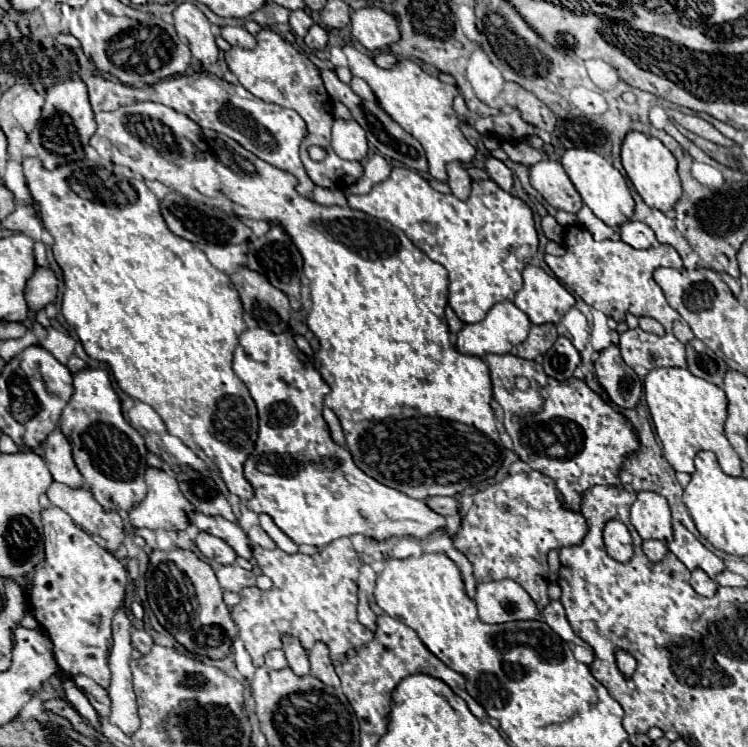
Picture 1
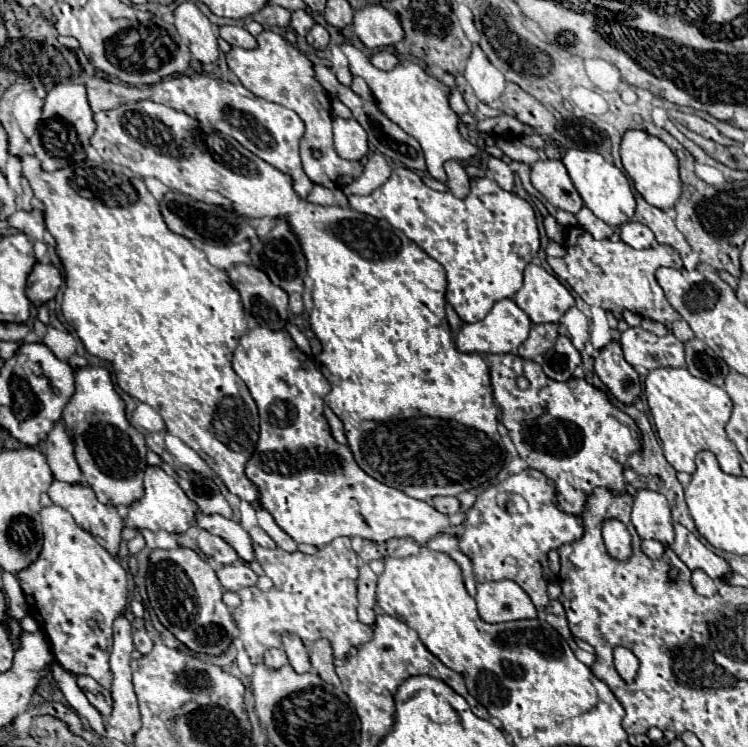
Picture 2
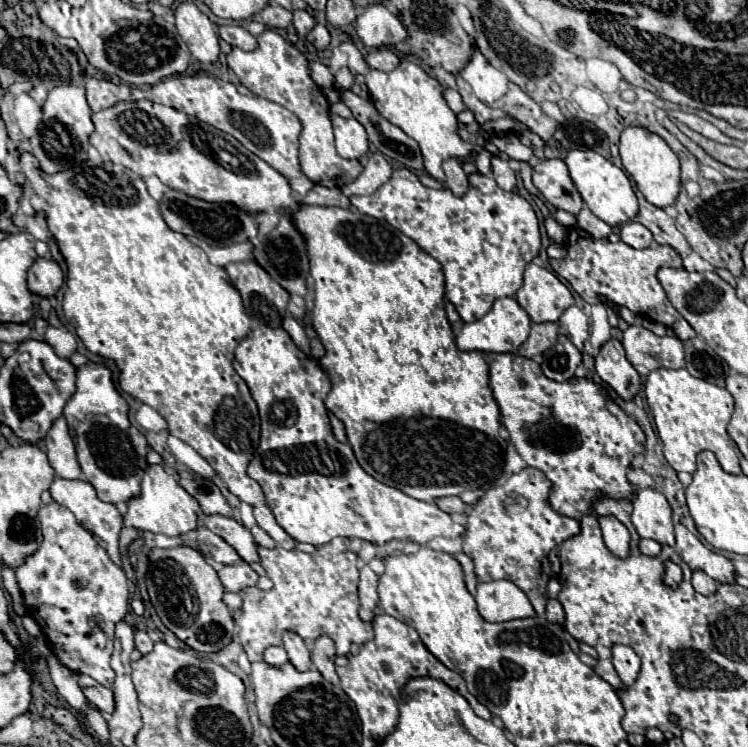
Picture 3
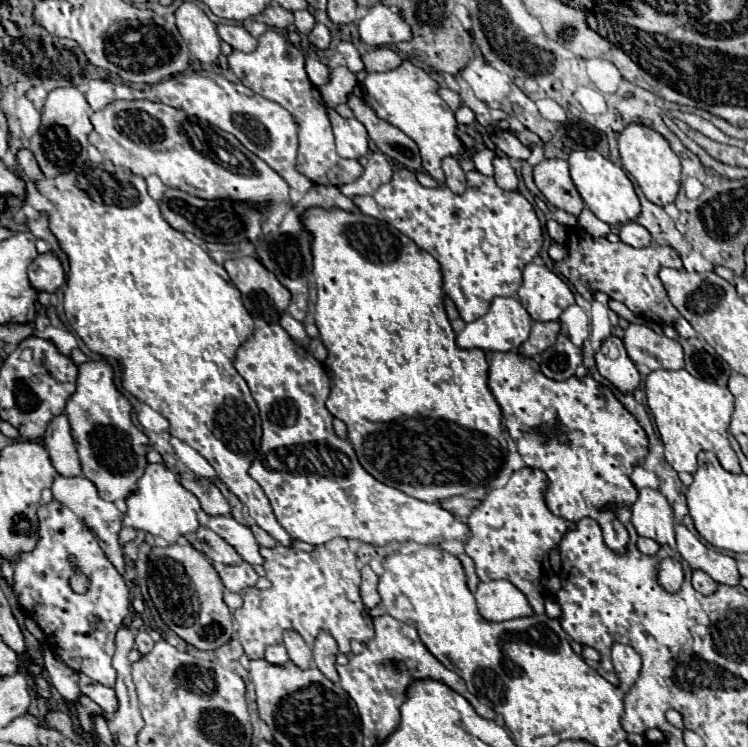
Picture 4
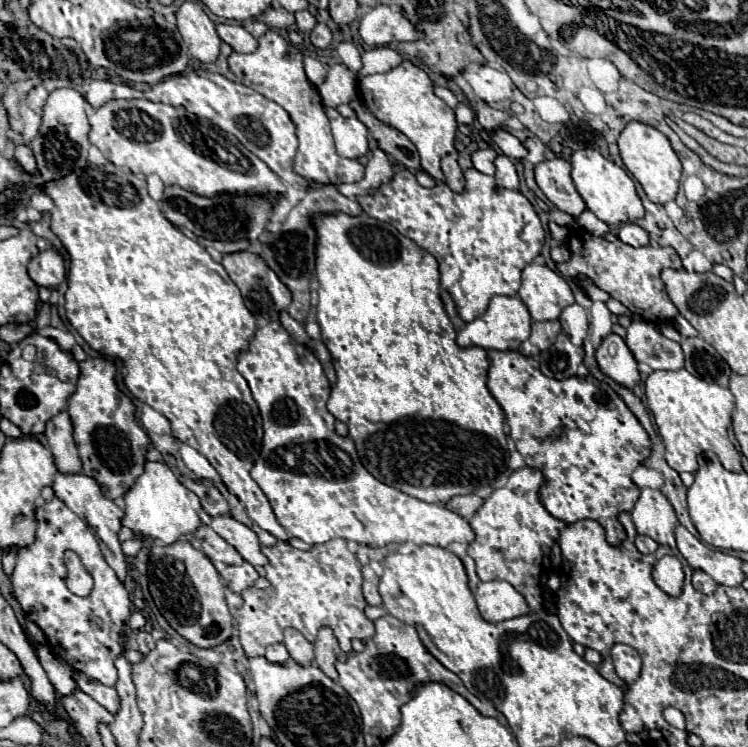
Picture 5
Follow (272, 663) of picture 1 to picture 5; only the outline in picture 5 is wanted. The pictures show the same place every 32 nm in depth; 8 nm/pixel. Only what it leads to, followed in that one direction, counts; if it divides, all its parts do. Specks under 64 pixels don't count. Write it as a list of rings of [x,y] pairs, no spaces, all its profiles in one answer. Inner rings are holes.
[[[272,644],[266,648],[266,660],[274,664],[284,664],[288,660],[288,650],[284,644]]]

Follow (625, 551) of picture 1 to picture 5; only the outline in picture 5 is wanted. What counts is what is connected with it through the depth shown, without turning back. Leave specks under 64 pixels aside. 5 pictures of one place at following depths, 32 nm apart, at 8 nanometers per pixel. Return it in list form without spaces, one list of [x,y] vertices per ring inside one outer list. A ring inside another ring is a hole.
[[[490,350],[488,360],[488,390],[504,410],[510,438],[524,456],[526,466],[538,468],[546,476],[546,484],[540,490],[540,500],[546,510],[568,524],[592,518],[604,528],[608,544],[620,546],[626,540],[626,530],[618,522],[618,514],[632,508],[640,496],[640,490],[630,476],[650,456],[650,438],[636,416],[608,384],[598,384],[592,376],[554,380],[540,372],[534,358],[520,352]]]

